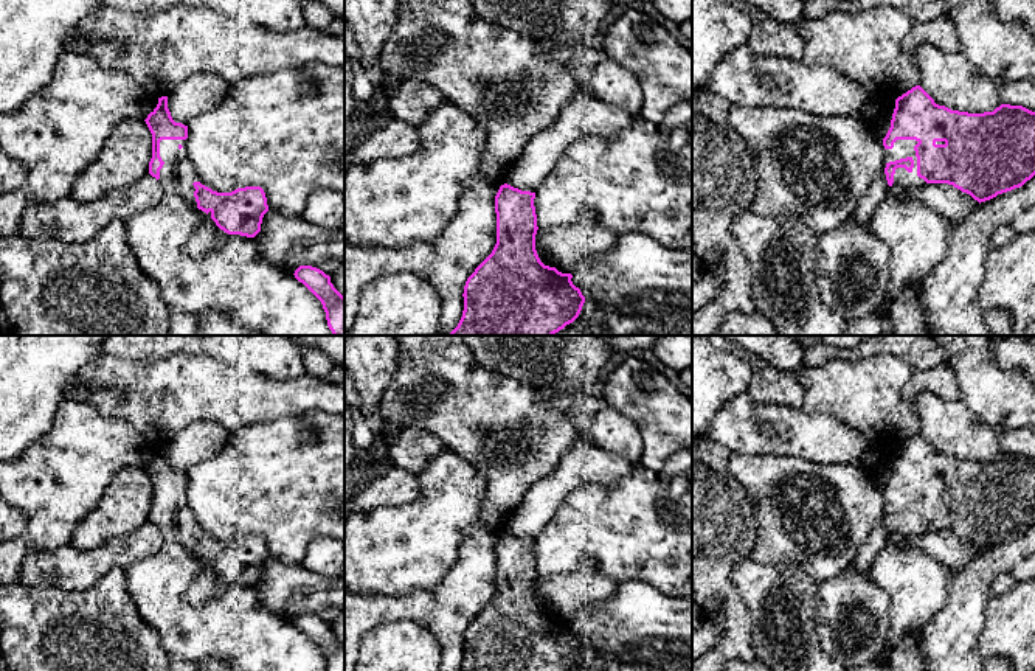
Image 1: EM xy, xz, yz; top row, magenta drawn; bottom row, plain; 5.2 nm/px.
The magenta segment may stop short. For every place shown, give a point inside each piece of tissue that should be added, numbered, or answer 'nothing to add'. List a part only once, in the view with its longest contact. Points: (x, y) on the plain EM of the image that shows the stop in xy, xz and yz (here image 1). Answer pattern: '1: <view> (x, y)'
1: yz (902, 496)

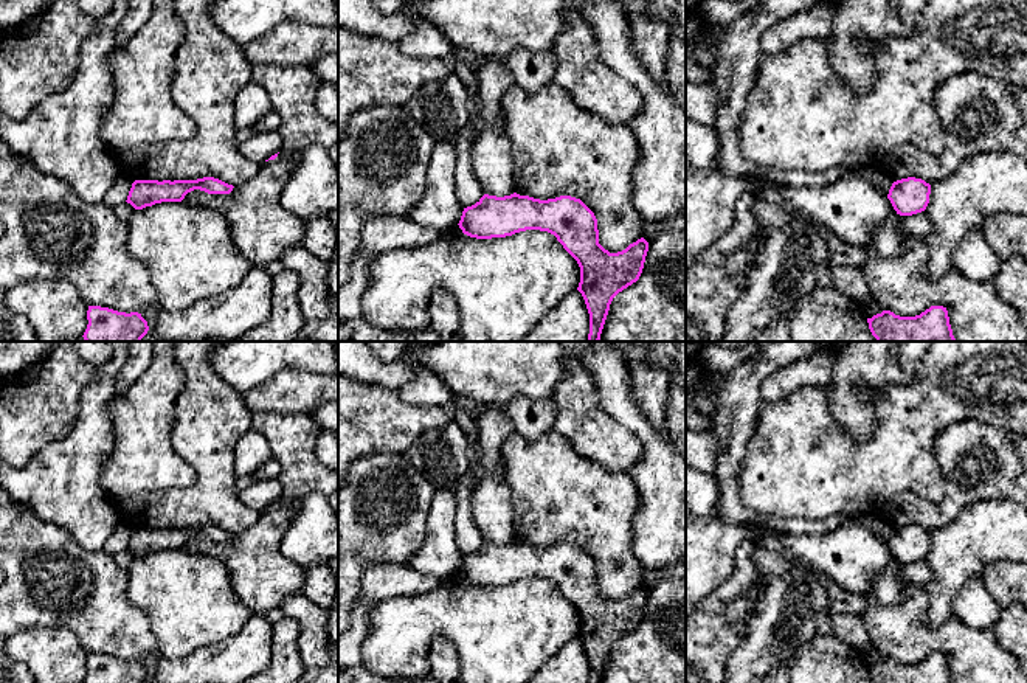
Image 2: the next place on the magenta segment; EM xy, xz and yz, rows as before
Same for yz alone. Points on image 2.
nothing to add

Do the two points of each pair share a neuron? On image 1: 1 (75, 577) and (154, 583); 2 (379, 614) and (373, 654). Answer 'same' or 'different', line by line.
1: different
2: different

